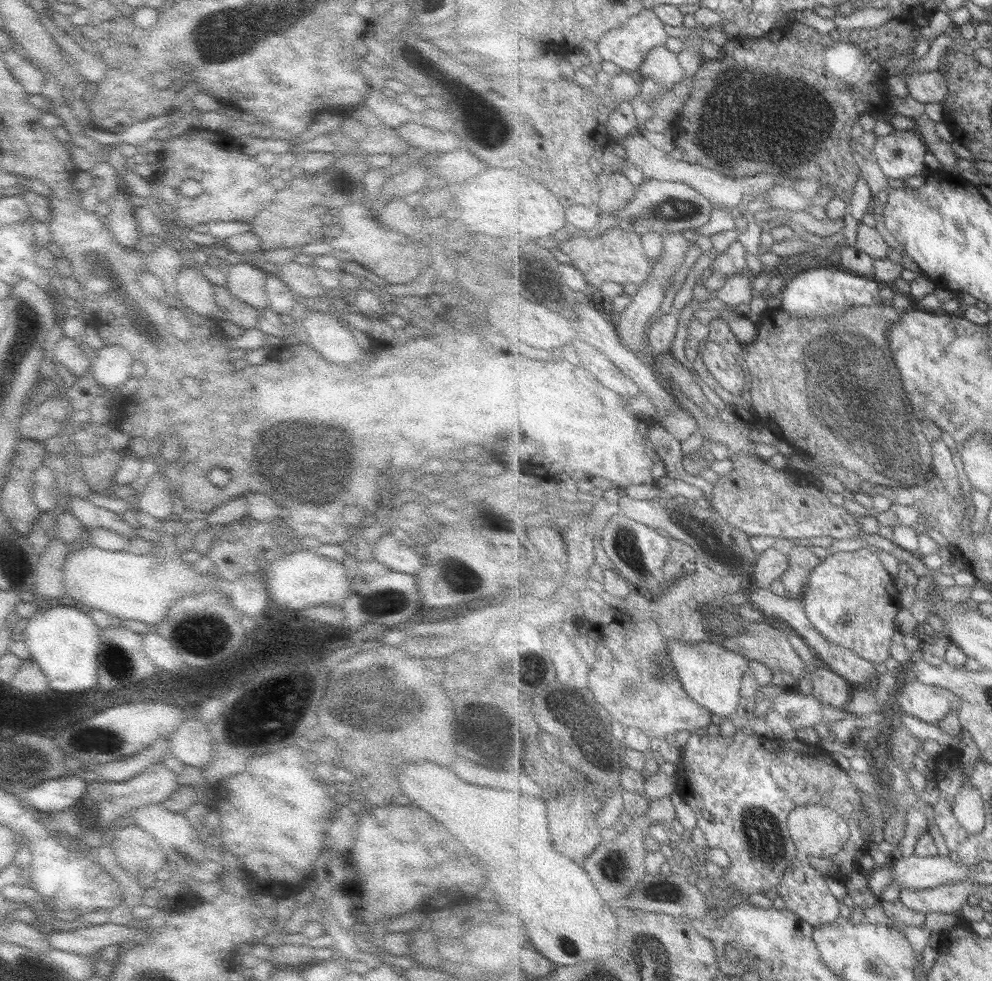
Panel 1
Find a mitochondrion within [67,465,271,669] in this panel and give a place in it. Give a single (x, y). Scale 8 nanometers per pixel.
(198, 637)

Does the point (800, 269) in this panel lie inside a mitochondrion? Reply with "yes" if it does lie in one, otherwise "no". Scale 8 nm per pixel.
no

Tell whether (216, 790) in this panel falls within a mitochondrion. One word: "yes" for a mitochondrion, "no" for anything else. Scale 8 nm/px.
no

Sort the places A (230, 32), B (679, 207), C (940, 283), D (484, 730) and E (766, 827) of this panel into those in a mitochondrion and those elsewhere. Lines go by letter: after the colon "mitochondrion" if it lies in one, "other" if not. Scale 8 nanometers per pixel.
A: mitochondrion
B: mitochondrion
C: other
D: mitochondrion
E: mitochondrion

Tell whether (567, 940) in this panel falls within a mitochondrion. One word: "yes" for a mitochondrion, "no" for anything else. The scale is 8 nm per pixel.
yes

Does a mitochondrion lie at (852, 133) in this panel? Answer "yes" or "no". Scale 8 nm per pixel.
no

